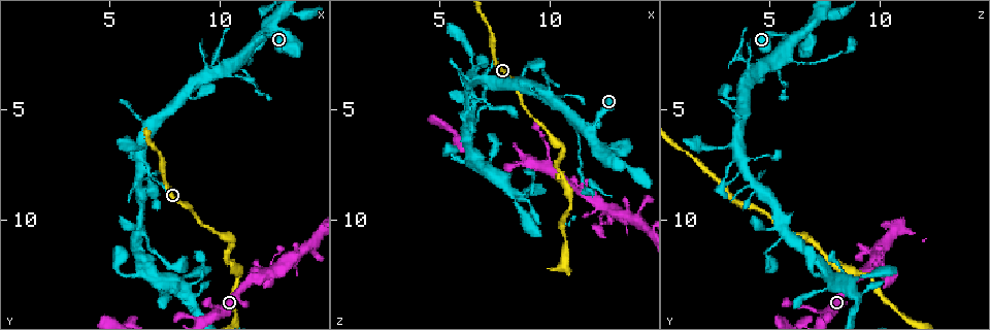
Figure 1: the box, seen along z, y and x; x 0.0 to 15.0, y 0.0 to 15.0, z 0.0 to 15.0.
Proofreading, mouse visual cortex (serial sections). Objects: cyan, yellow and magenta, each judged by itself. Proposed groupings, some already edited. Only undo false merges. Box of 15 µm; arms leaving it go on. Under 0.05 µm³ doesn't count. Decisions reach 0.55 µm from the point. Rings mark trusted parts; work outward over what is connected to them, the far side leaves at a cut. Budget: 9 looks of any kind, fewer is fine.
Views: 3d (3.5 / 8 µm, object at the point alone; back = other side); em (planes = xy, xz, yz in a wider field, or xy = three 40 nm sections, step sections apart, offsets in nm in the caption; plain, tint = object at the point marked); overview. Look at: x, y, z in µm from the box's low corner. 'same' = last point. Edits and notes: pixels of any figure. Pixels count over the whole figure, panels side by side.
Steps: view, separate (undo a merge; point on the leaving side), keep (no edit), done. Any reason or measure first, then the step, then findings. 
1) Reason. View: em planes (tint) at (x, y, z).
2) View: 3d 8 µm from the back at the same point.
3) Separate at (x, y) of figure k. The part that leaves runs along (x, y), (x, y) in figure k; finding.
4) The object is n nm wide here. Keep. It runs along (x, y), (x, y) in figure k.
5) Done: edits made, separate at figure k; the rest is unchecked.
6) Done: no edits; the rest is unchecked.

A narrow waist. View: 3d 3.5 µm at (12.9, 12.0, 9.7).

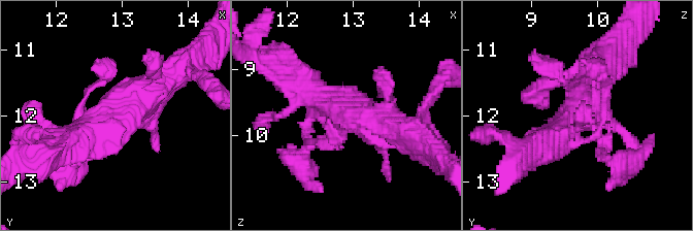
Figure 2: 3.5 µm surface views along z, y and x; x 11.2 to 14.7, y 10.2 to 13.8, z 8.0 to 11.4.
Now the EM. View: em planes (tint) at (12.90, 12.05, 9.60).

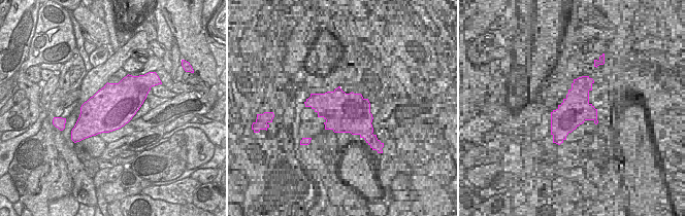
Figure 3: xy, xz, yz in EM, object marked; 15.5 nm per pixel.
Keep. It runs along (61, 149), (121, 120), (168, 78) in figure 2; one cell here.

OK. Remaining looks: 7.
Small branch off a trunk. View: 3d 3.5 µm at (11.2, 2.2, 5.5).

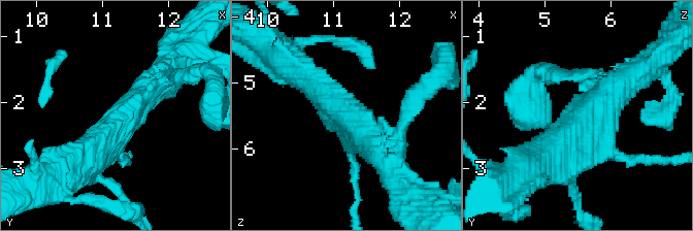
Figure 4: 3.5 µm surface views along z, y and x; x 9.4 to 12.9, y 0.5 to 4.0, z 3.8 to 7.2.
3 arms meet here; the arms are 150, 350, 450 nm wide. View: em xy step 3 (tint) at (11.25, 2.30, 5.50).

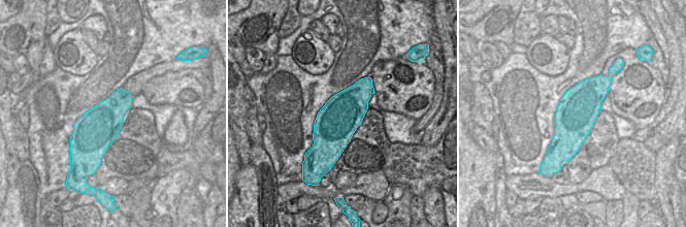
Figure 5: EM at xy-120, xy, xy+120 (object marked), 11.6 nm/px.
Another direction. View: em planes (tint) at the same point.

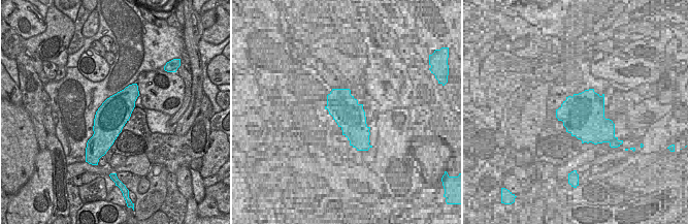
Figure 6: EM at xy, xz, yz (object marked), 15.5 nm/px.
The object is 480 nm wide here. Keep. It runs along (163, 83), (134, 101), (77, 162) in figure 4; one cell here.

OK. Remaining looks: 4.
Three-way junction. View: 3d 3.5 µm at (10.0, 3.1, 4.2).

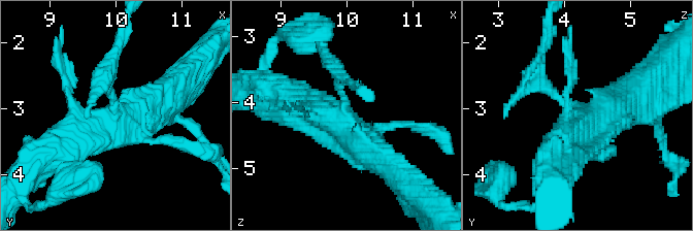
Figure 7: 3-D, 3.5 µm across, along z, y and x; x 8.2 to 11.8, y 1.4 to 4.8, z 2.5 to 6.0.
View: em xy step 1 (tint) at (9.95, 3.10, 4.25).

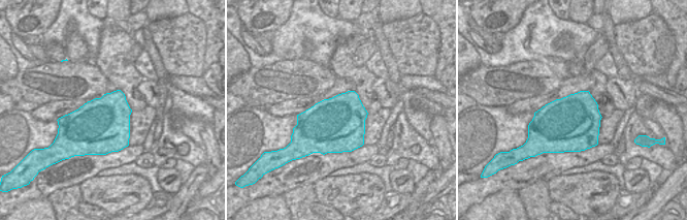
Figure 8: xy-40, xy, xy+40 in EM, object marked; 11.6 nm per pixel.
The object is 650 nm wide here. Keep. It runs along (394, 172), (334, 119), (290, 98) in figure 7; one cell here.

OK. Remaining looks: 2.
Small branch off a trunk. View: 3d 3.5 µm at (6.4, 7.3, 3.3).

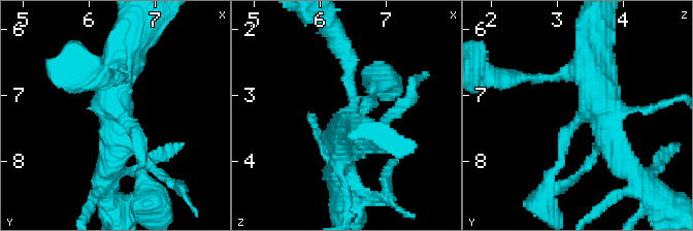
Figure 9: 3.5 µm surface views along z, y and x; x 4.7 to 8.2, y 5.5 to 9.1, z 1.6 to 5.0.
View: em planes (tint) at (6.50, 7.30, 3.40).

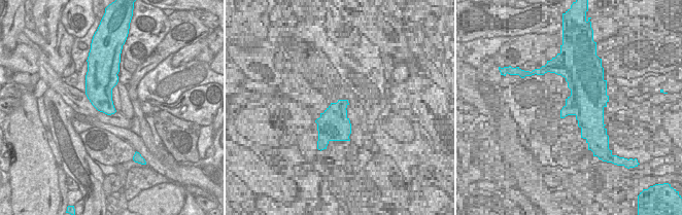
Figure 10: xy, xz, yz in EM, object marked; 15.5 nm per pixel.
Keep. It runs along (595, 37), (595, 91), (625, 161) in figure 9; one cell here.

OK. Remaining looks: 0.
Done: no edits; the rest is unchecked.

